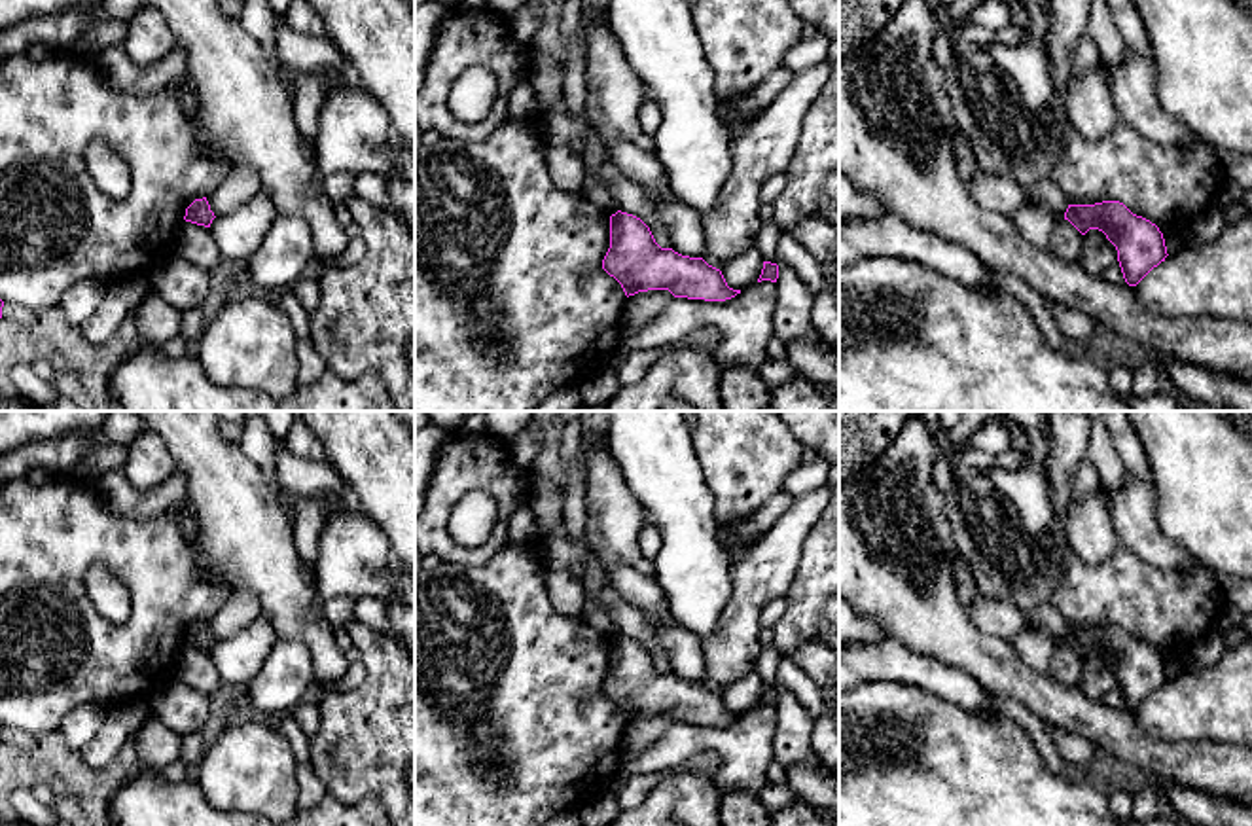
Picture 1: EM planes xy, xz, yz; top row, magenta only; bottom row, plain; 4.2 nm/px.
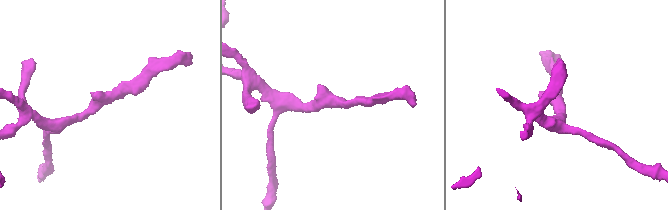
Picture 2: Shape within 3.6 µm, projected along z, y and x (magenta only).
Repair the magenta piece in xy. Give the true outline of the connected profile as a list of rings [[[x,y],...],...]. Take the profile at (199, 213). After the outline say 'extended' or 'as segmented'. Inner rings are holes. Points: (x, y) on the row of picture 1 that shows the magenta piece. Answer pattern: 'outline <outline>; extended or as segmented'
outline [[[206,197],[203,199],[195,199],[188,208],[186,208],[186,222],[197,224],[197,225],[205,225],[210,227],[212,220],[214,220],[214,212],[210,210],[210,205],[206,201]]]; as segmented

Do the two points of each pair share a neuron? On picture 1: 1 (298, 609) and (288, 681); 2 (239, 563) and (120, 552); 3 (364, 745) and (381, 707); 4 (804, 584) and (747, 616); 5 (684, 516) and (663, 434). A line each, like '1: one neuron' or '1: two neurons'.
1: two neurons
2: two neurons
3: one neuron
4: two neurons
5: one neuron

